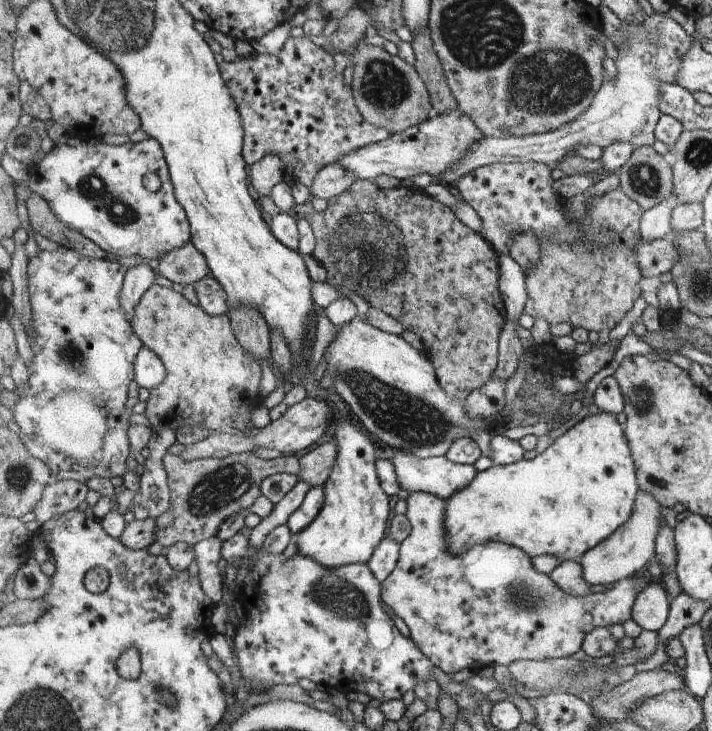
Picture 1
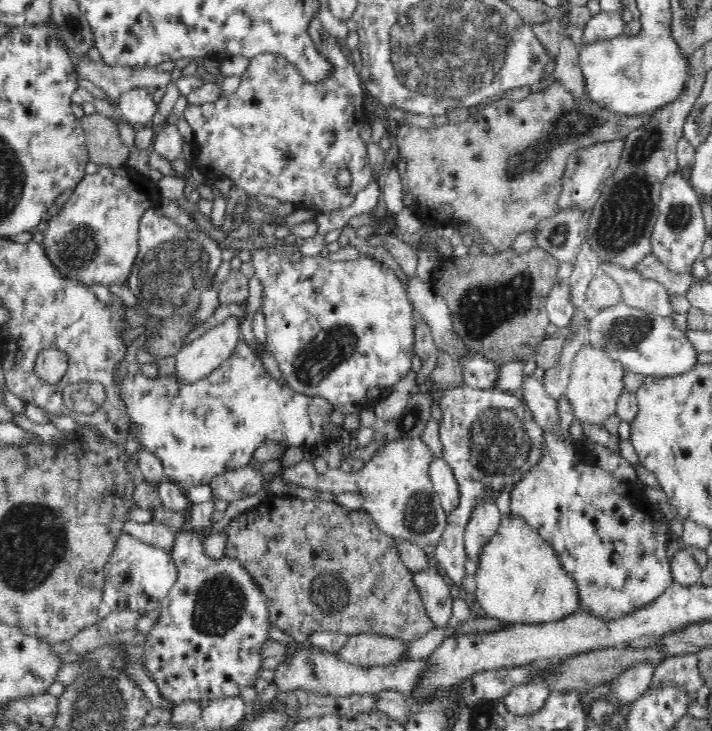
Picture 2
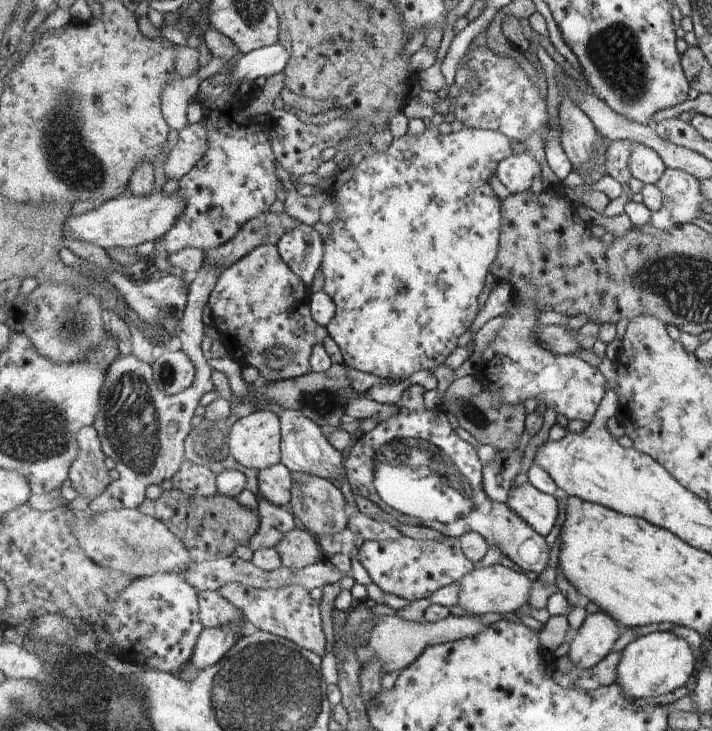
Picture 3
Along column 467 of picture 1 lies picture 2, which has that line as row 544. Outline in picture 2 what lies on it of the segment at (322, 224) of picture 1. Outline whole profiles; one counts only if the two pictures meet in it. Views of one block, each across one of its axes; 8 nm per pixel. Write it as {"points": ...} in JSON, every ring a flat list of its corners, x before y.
{"points":[[267,494,259,504,256,504,248,512,234,516,234,520,226,525,226,534,228,534,224,557,230,557,238,561,252,581,256,583,256,588,264,593,264,602,268,609,268,621,274,626,278,626,284,634,291,636,291,644,302,644,307,646,307,640,314,632,342,632,346,635,359,634,380,634,391,635,392,638,403,639,410,643,412,640,424,636,432,628,434,623,426,614,424,608,424,599,422,594,418,593,417,584,413,579,413,571,407,568,399,555,399,547,395,545,395,540,386,533,381,533,376,525,372,524,372,517,364,512,364,509,347,509,336,502,326,502,315,498,313,500,300,500,296,498,284,497,284,494]]}

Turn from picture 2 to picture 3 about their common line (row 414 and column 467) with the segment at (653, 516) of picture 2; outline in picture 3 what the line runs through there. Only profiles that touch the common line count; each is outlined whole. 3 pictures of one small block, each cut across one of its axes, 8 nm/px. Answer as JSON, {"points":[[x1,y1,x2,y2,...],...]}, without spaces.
{"points":[[401,535,397,540,364,541,359,546,358,558,373,582,387,594,410,601,431,598,443,587,459,583,477,567,463,552,460,537,426,541]]}

